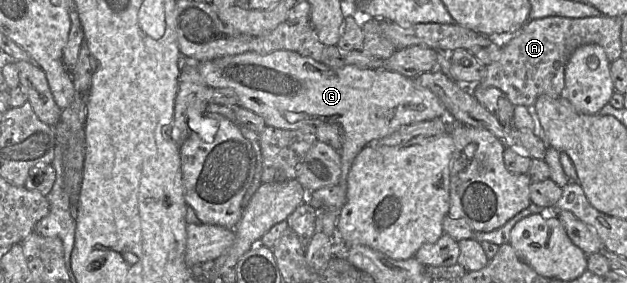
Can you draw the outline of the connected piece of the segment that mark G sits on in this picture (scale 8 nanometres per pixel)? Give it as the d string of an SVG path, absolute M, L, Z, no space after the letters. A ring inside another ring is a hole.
M278 50L267 54L259 54L256 52L245 52L238 55L230 55L224 56L221 58L209 60L209 61L202 61L196 62L195 67L197 68L198 73L201 75L207 86L211 88L232 88L237 96L238 96L238 105L248 110L251 110L261 116L266 126L271 126L279 129L298 129L304 125L314 125L318 126L320 124L329 123L329 124L339 124L343 128L343 145L340 152L341 155L341 176L339 180L339 187L340 187L340 197L338 202L333 208L326 208L326 209L319 209L317 211L316 216L316 232L321 231L330 237L334 230L337 227L337 222L340 216L341 208L346 201L346 193L347 193L347 178L352 167L352 164L356 157L358 156L359 152L369 144L372 140L378 140L384 138L388 135L391 135L395 131L399 130L401 127L405 125L410 125L412 123L421 122L432 120L434 118L443 118L449 121L456 121L451 114L447 111L443 103L440 99L429 89L420 85L416 80L415 77L407 77L405 75L399 74L397 72L388 71L384 69L371 69L371 68L360 68L357 66L344 66L344 67L331 67L320 62L317 62L309 57L303 57L299 55L297 52L288 51L288 50Z

